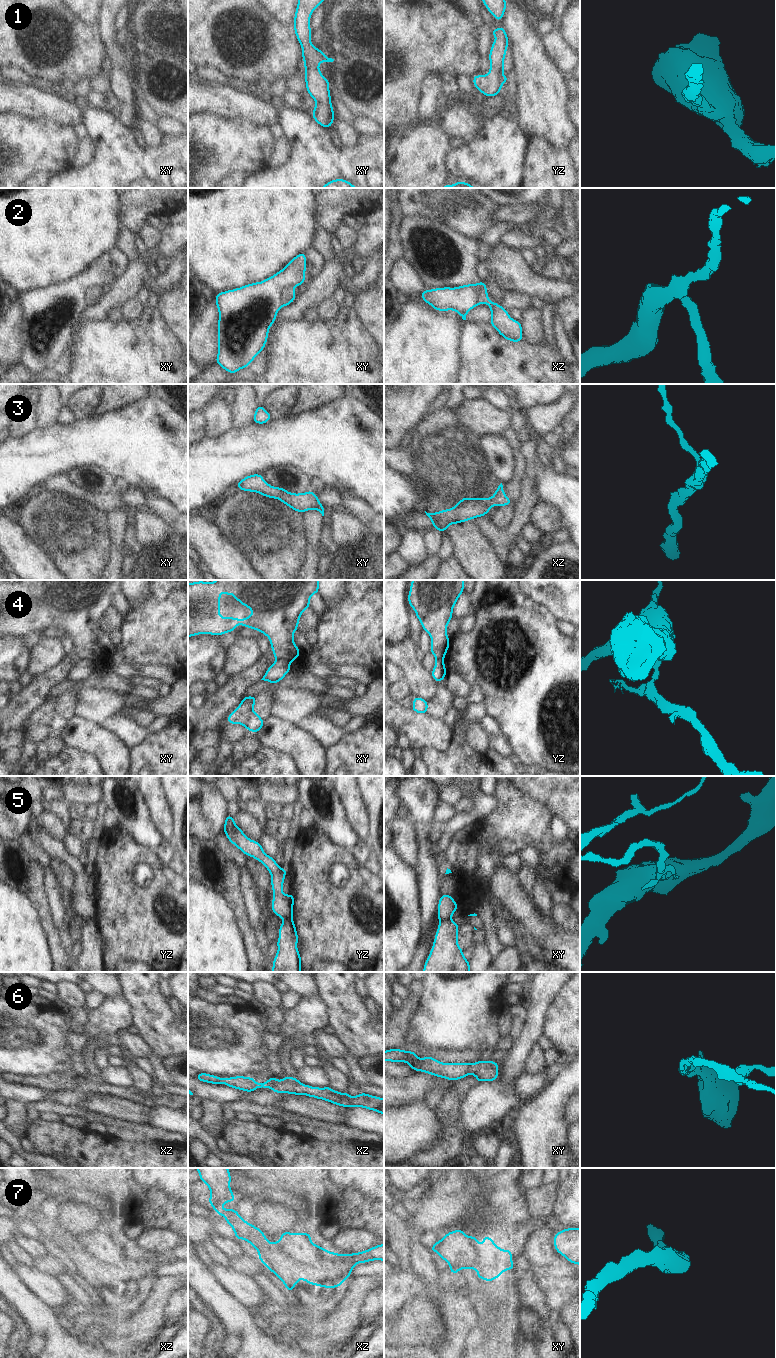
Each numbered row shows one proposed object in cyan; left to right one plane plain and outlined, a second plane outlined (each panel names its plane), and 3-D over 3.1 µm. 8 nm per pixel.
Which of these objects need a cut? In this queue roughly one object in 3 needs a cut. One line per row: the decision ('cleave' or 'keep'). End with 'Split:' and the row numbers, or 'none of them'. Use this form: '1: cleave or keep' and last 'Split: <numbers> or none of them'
1: keep
2: cleave
3: keep
4: cleave
5: cleave
6: keep
7: keep
Split: 2, 4, 5

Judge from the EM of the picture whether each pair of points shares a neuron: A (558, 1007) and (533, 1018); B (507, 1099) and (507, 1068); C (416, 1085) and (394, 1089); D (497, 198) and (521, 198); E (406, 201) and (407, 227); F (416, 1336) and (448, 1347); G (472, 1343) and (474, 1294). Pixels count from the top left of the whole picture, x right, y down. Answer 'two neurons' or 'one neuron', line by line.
A: two neurons
B: two neurons
C: one neuron
D: one neuron
E: two neurons
F: two neurons
G: one neuron

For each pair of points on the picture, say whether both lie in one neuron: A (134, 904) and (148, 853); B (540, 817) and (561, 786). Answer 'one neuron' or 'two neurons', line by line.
A: one neuron
B: two neurons

